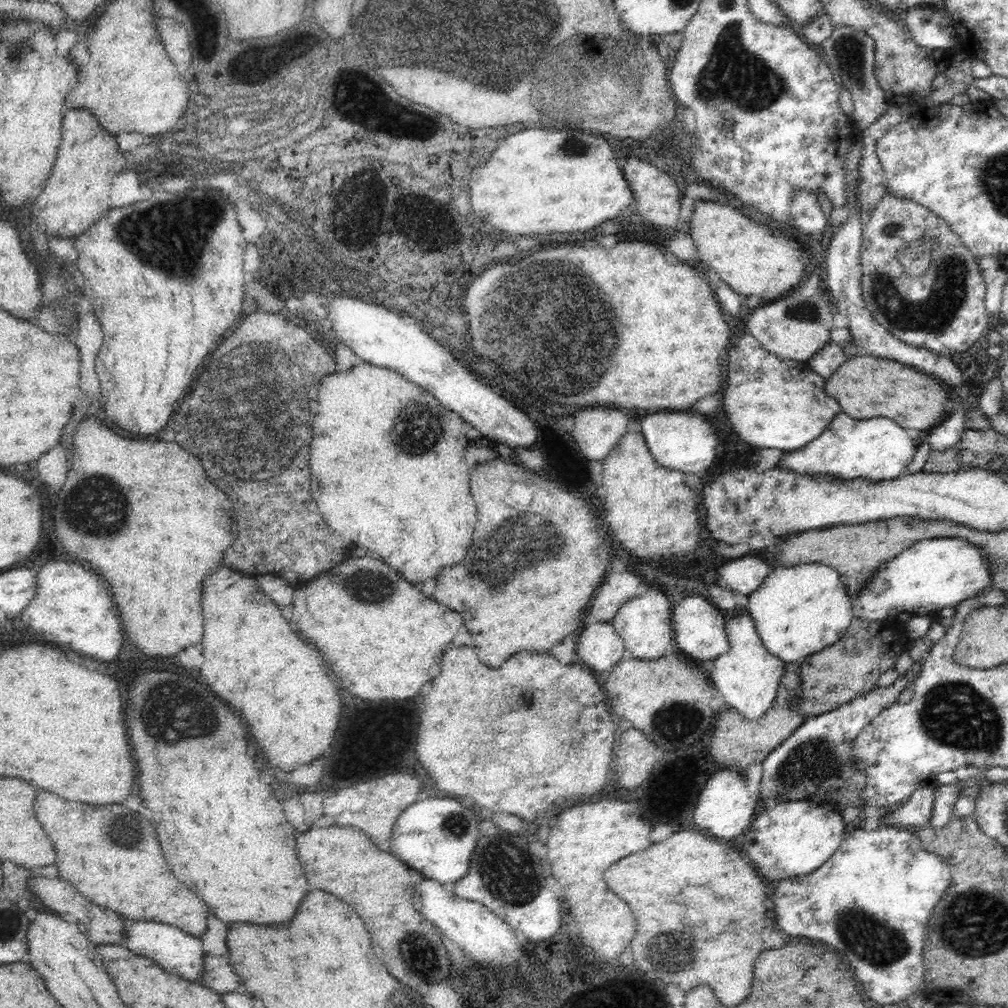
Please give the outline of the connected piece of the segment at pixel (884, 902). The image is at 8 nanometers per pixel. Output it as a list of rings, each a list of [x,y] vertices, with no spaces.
[[[878,826],[874,830],[864,830],[863,828],[855,829],[848,832],[842,839],[838,850],[824,863],[820,868],[810,872],[810,874],[804,874],[797,878],[788,878],[788,880],[782,880],[774,892],[774,904],[776,904],[776,922],[778,926],[790,934],[790,936],[806,936],[806,938],[812,938],[814,942],[826,942],[830,948],[834,948],[836,952],[844,954],[846,960],[854,966],[856,970],[856,978],[858,982],[862,982],[864,986],[864,994],[868,998],[872,998],[876,1004],[894,1004],[896,1002],[902,1002],[906,1000],[912,994],[918,994],[920,990],[927,988],[926,979],[926,965],[924,965],[924,942],[926,942],[926,932],[928,932],[928,922],[932,918],[932,912],[934,912],[934,906],[940,902],[944,893],[948,891],[948,888],[953,884],[950,865],[942,860],[934,852],[924,850],[921,845],[921,840],[916,834],[914,829],[902,829],[901,827],[894,826]]]

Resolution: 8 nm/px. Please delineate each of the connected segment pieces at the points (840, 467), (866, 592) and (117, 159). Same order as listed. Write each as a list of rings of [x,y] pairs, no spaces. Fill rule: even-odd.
[[[838,414],[838,416],[834,417],[834,422],[830,422],[828,425],[828,430],[824,432],[824,434],[819,434],[816,440],[812,440],[799,448],[798,450],[789,451],[786,456],[782,456],[778,462],[776,462],[776,466],[778,468],[782,468],[782,470],[790,470],[790,472],[798,472],[798,474],[810,474],[811,476],[824,476],[827,474],[829,478],[839,478],[839,480],[852,480],[852,478],[869,478],[869,480],[890,480],[894,478],[898,478],[905,474],[907,470],[907,466],[910,464],[912,460],[912,456],[918,449],[918,442],[914,440],[914,438],[910,438],[908,434],[906,434],[906,430],[904,428],[900,428],[896,422],[892,422],[892,420],[888,420],[888,418],[872,418],[872,420],[854,420],[854,418],[850,418],[850,416],[846,416],[846,414]]]
[[[956,538],[925,539],[916,542],[898,556],[883,562],[882,566],[878,567],[878,570],[869,578],[866,588],[852,597],[853,613],[856,618],[864,620],[897,620],[904,623],[912,616],[928,616],[930,612],[938,612],[946,607],[955,607],[959,602],[992,588],[991,578],[989,560],[985,559],[981,548]]]
[[[70,110],[63,122],[62,144],[52,176],[44,185],[42,194],[33,202],[31,210],[36,216],[30,224],[34,228],[31,230],[31,240],[38,254],[36,257],[54,257],[49,249],[48,238],[77,238],[110,210],[108,190],[112,178],[124,171],[126,164],[126,158],[118,150],[118,139],[110,136],[88,110]]]

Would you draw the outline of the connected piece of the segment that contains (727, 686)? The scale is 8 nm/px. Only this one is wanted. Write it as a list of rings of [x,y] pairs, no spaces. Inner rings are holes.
[[[745,610],[728,618],[725,627],[729,648],[713,660],[714,669],[708,673],[708,678],[712,678],[712,684],[724,696],[727,707],[737,710],[746,720],[758,720],[762,714],[766,714],[766,710],[772,708],[776,700],[786,663],[768,652],[752,617]]]

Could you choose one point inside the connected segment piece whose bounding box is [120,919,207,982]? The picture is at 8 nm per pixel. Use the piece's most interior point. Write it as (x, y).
(177, 952)

